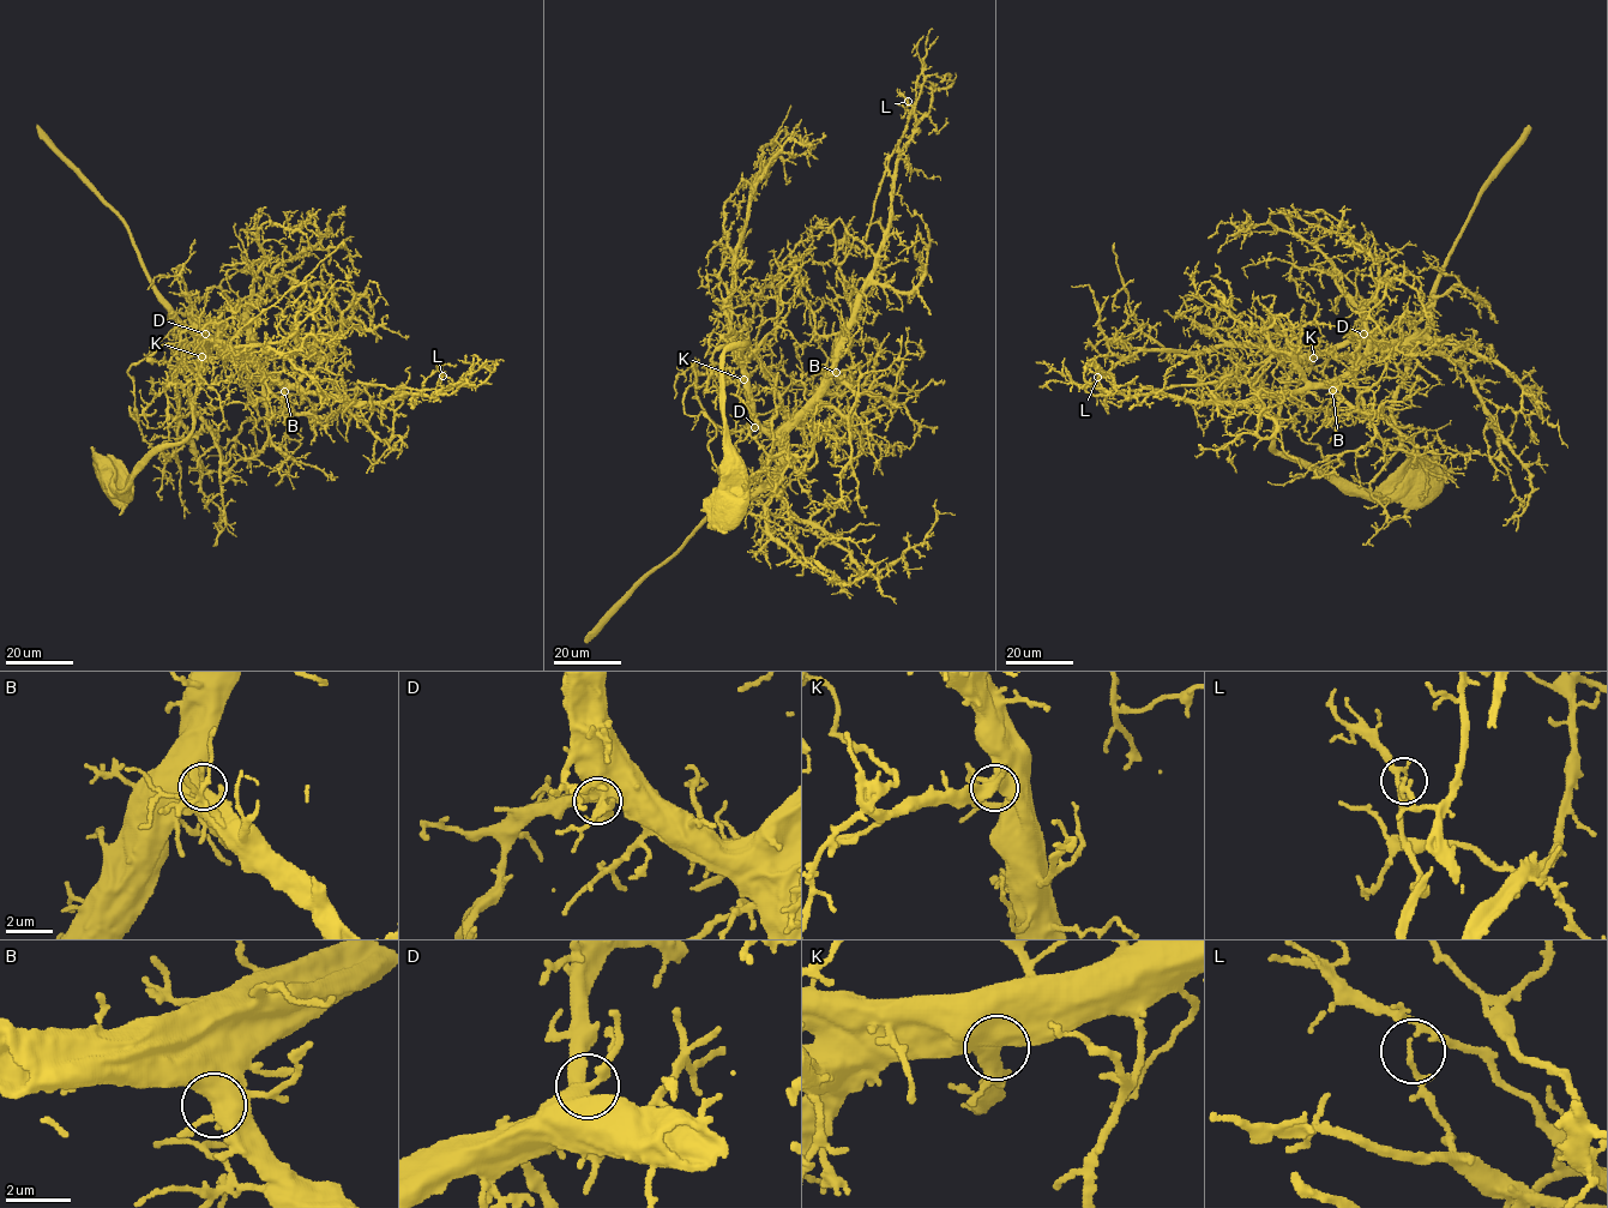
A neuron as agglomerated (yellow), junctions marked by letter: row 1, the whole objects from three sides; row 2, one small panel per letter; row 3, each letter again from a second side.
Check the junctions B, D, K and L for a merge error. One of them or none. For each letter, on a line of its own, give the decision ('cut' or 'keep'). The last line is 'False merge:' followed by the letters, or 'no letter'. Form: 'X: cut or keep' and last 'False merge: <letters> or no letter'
B: keep
D: keep
K: keep
L: cut
False merge: L

